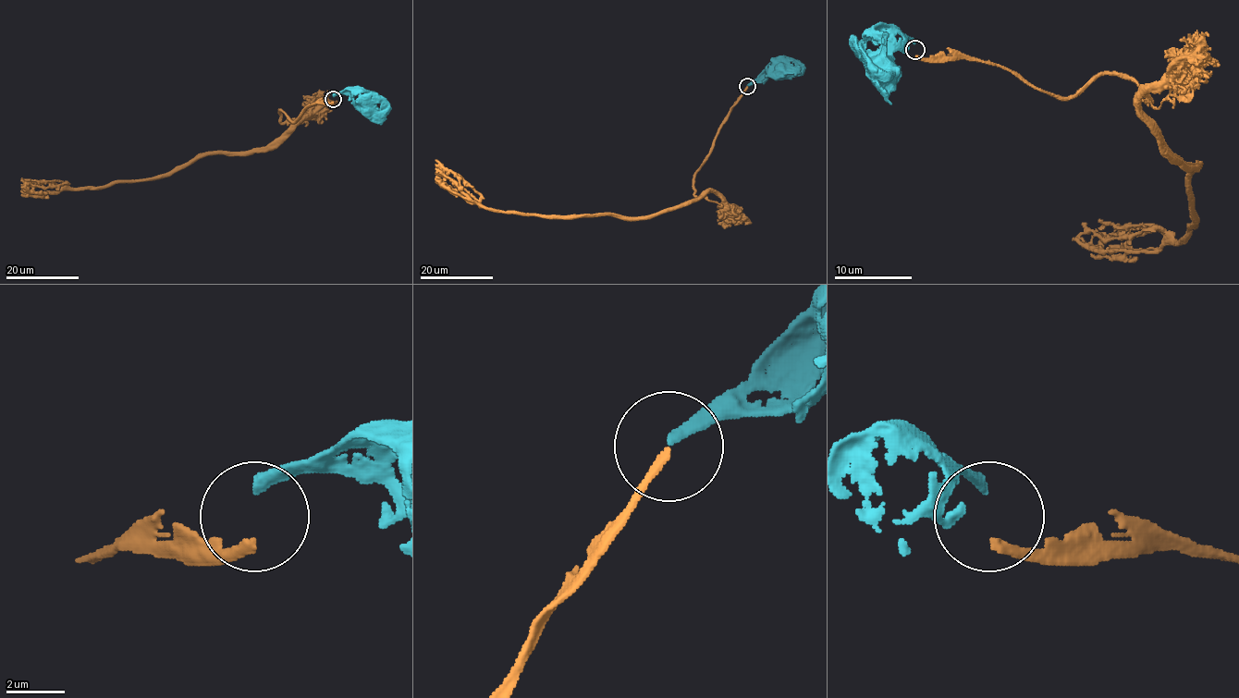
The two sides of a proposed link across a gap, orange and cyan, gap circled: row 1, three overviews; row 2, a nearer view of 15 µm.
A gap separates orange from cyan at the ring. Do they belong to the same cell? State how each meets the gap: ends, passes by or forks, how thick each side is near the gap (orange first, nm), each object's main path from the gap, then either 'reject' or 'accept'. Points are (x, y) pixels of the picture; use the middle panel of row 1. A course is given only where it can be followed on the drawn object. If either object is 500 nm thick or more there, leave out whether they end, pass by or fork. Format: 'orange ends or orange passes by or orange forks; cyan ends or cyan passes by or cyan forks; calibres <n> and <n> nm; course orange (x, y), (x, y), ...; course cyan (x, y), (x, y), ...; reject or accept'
orange ends; cyan ends; calibres 280 and 360 nm; course orange (747, 87), (695, 173), (694, 195), (706, 191), (647, 216), (489, 210), (469, 198), (460, 179), (435, 159); course cyan (747, 86), (762, 82), (776, 68), (782, 66), (785, 68); accept

